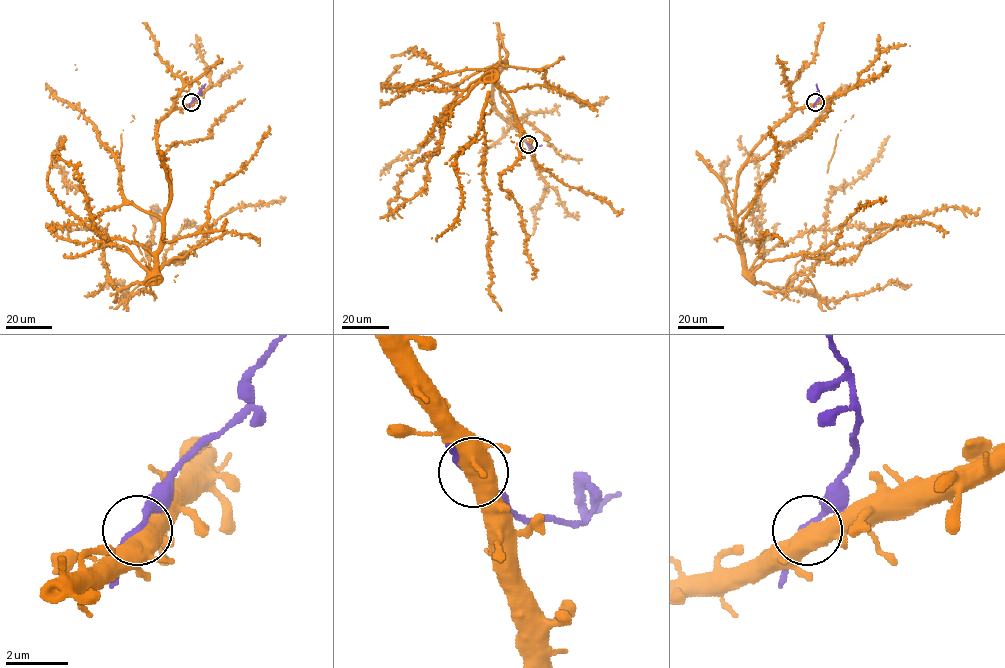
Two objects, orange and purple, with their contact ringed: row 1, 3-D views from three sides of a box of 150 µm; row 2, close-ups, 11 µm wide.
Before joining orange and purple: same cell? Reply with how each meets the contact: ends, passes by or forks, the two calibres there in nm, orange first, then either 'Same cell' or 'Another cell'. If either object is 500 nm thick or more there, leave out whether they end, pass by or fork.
Thickness 600 nm (orange) against 190 nm. Same cell

